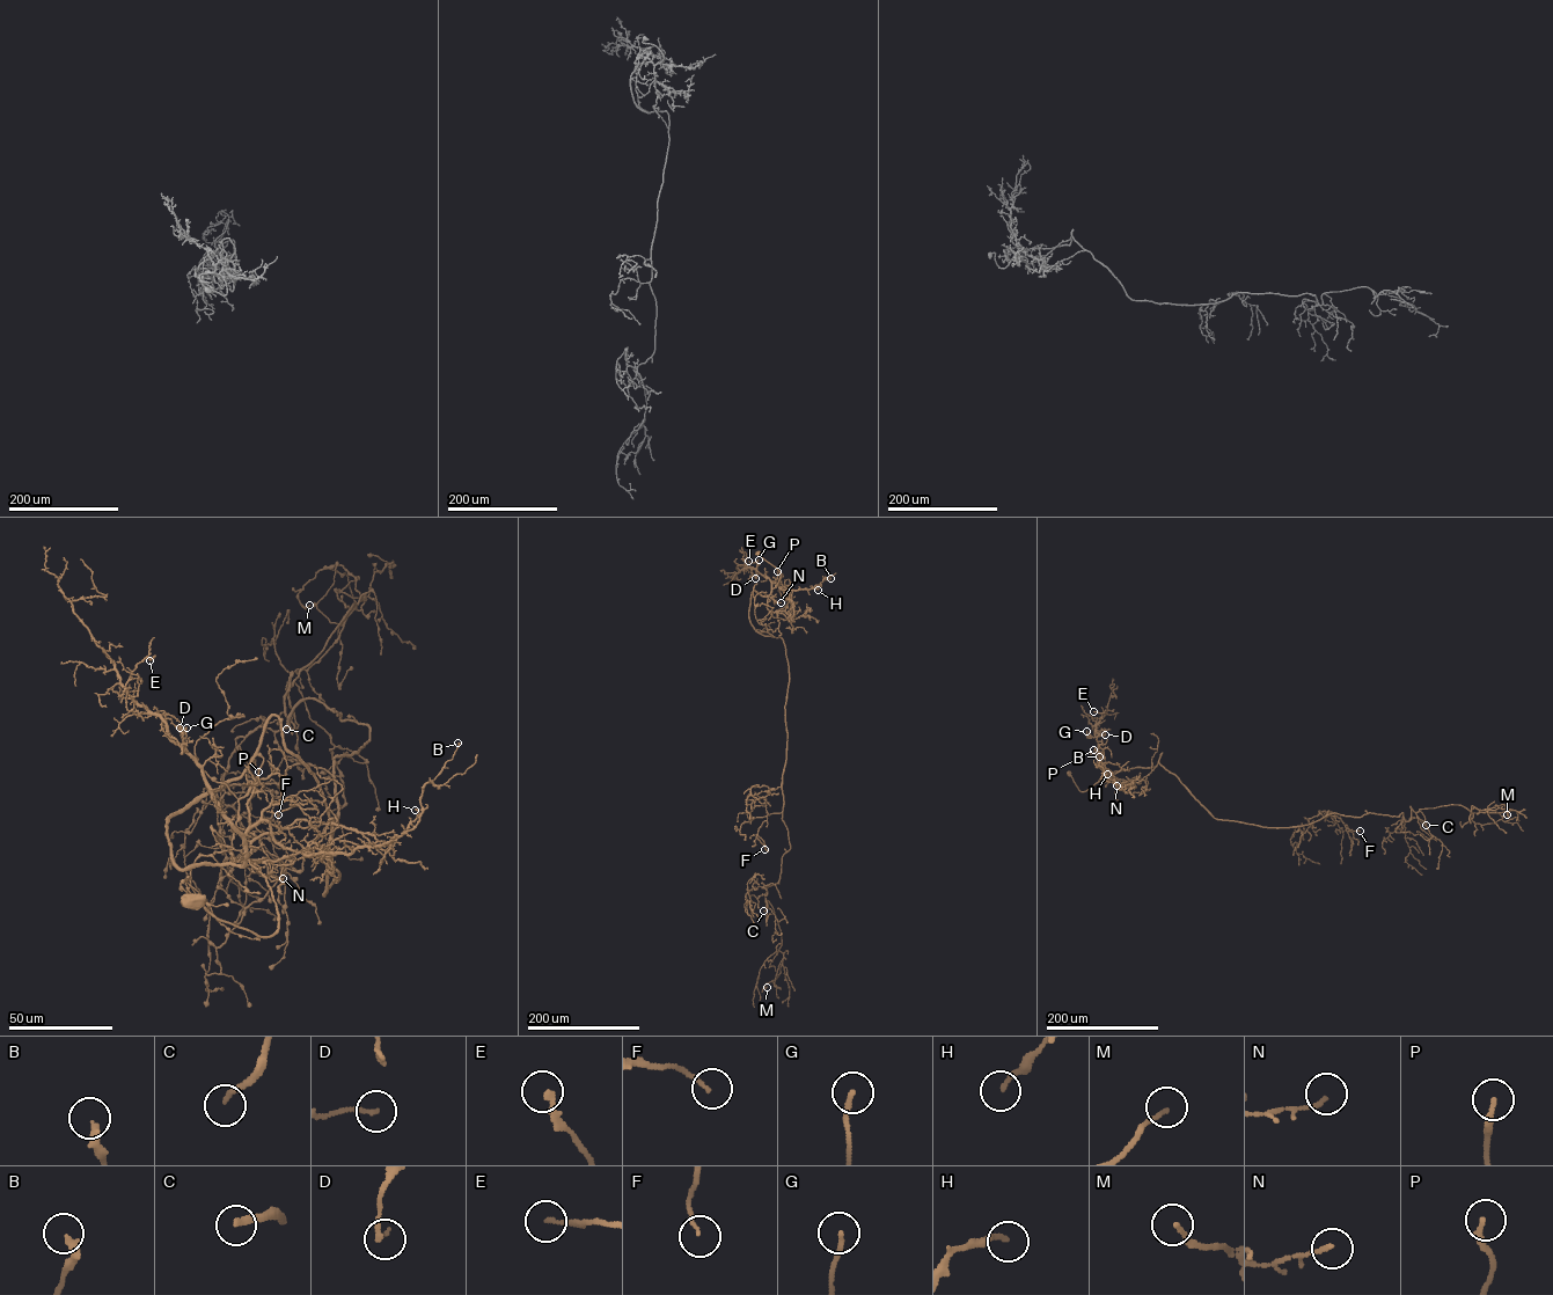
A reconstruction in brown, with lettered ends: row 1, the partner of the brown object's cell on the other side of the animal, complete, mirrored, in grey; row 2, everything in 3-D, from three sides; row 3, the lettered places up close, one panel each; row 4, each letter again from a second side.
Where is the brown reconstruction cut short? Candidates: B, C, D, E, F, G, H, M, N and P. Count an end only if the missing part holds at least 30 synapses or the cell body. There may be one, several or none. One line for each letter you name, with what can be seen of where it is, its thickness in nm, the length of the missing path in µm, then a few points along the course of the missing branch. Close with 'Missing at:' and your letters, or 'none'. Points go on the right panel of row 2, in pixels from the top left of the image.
C: place (1426, 825); calibre 200 nm; missing 45 µm; course (1426, 825), (1441, 839)
Missing at: C

